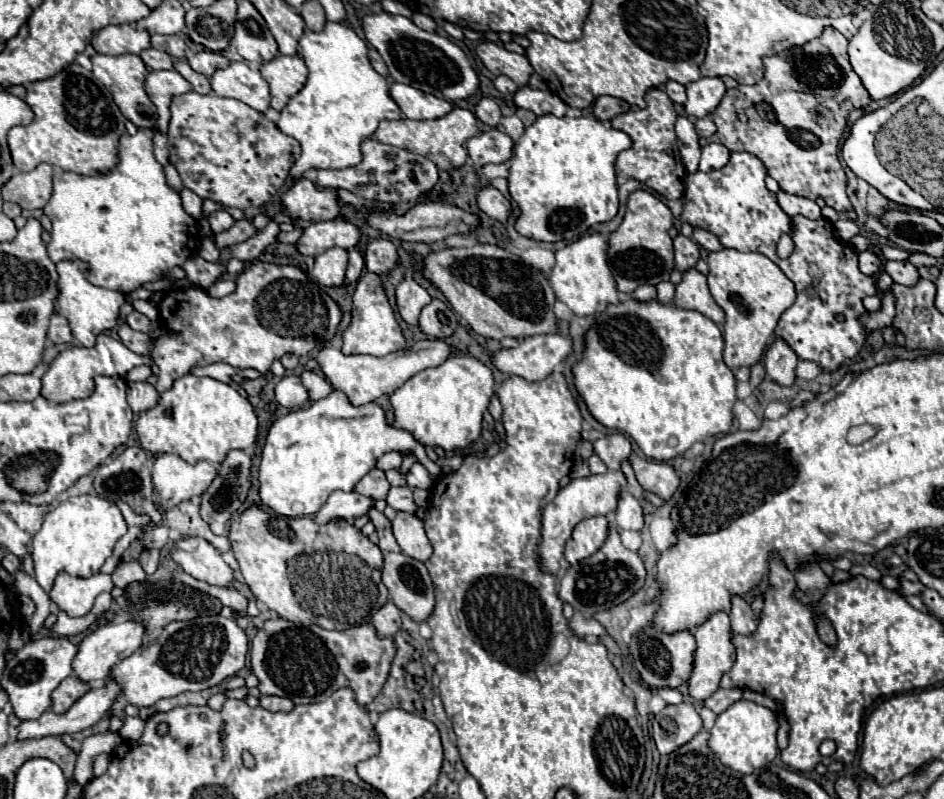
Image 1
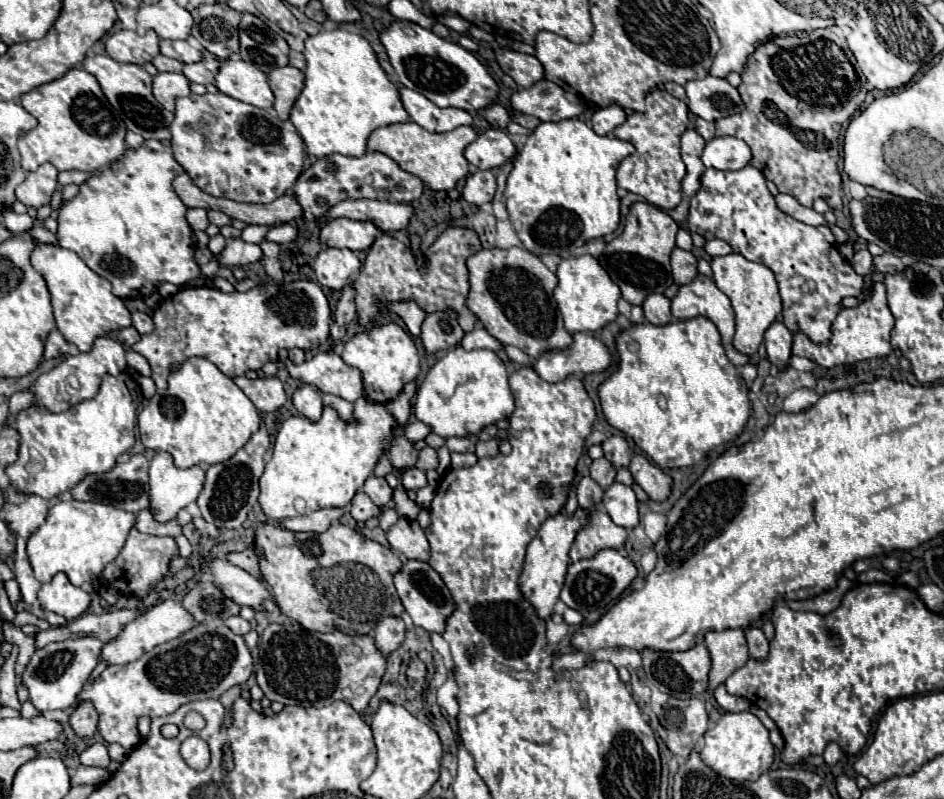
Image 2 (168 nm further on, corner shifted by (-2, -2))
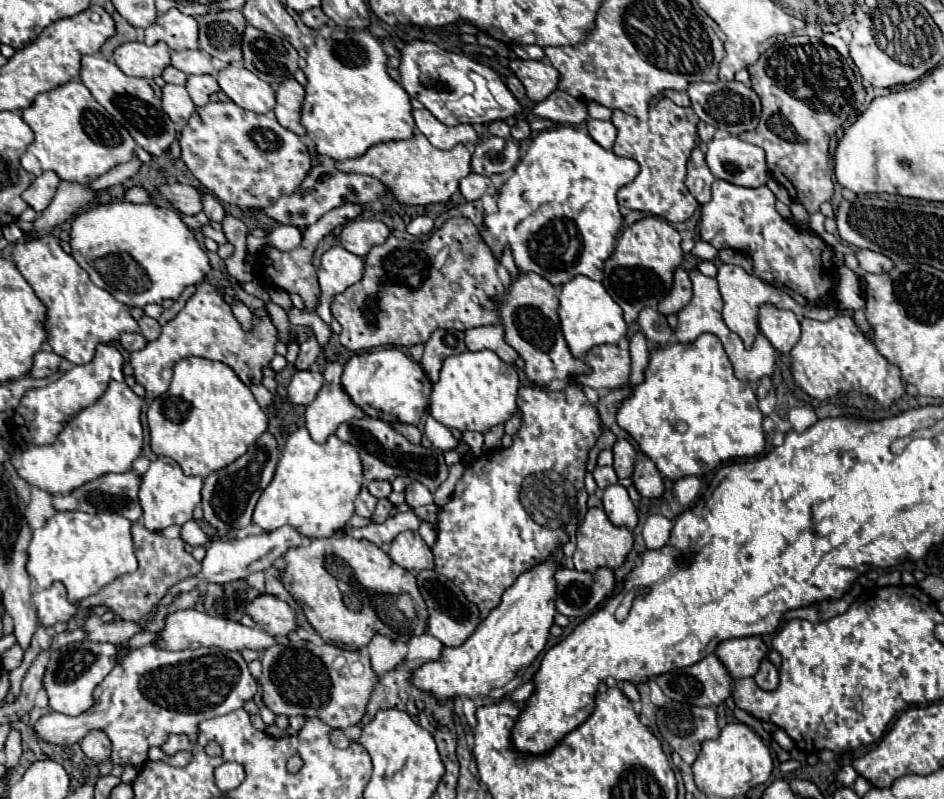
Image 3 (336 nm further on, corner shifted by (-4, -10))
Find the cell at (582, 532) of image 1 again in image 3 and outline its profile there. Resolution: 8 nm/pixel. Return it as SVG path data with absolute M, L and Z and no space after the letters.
M590 508L582 520L582 524L578 526L578 534L576 534L576 550L574 550L574 566L576 570L584 570L584 572L594 572L596 568L618 568L624 564L628 552L632 550L632 532L628 528L618 528L614 526L606 512L602 508Z

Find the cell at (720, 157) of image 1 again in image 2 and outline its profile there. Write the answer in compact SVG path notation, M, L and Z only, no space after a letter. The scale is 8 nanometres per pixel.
M732 136L712 138L706 142L702 162L706 168L716 170L740 170L750 162L750 148Z

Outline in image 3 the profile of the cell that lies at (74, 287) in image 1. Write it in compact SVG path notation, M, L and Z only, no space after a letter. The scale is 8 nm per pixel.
M56 236L16 242L12 248L12 258L26 282L46 306L46 342L60 358L66 358L72 364L86 364L92 360L98 344L114 342L122 332L140 332L138 322L130 316L130 308L114 300L114 296L110 296L104 288L98 288L90 280L88 272L62 250Z

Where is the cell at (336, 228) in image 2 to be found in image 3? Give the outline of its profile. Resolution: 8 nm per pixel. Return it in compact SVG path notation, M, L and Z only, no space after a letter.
M356 218L348 222L340 234L340 244L356 256L366 256L374 246L390 236L390 228L380 220Z

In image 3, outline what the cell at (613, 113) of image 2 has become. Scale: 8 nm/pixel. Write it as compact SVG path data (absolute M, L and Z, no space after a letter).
M588 120L586 122L588 134L592 136L594 142L598 142L602 148L612 148L616 140L616 128L612 122L602 122L602 120Z

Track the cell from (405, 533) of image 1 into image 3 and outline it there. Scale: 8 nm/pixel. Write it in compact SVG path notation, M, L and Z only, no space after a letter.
M400 532L394 538L388 554L398 566L406 568L412 574L434 568L434 556L418 532Z

